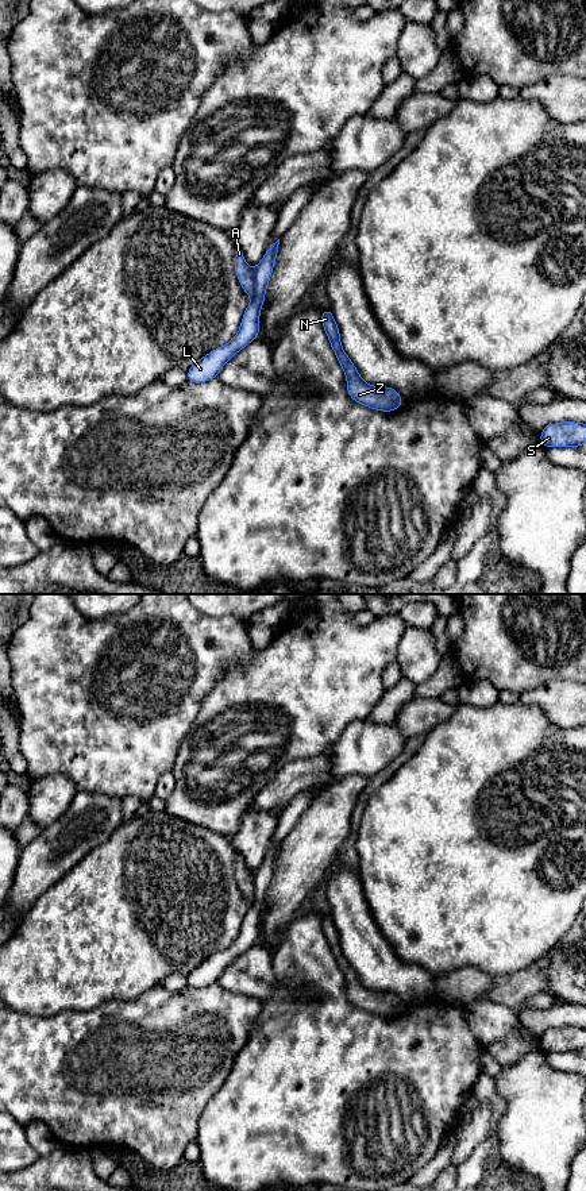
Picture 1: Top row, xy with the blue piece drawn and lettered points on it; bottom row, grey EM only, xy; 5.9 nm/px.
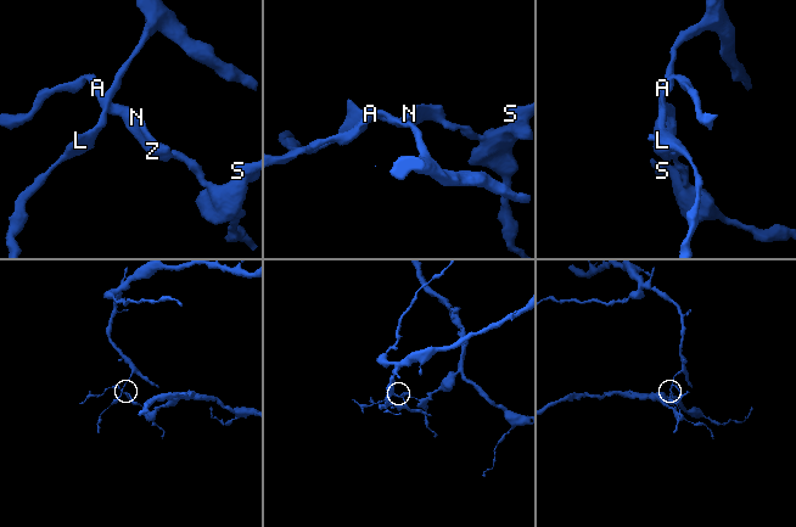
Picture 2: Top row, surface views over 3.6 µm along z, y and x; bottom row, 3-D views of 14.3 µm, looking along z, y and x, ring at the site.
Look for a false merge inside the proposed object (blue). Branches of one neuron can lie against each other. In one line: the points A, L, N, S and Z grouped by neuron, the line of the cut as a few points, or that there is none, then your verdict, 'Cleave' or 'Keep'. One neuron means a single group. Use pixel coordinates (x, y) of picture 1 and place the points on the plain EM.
Groups: A N S Z / L. Split along xy (253, 874), (254, 902), (251, 905). Cleave

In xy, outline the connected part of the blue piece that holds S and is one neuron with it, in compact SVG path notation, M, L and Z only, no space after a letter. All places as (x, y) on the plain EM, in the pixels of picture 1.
M563 1026L547 1030L540 1037L544 1052L579 1052L586 1048L586 1029Z

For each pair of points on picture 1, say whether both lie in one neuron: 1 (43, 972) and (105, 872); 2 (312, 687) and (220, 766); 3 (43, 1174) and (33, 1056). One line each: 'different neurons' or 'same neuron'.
1: same neuron
2: same neuron
3: different neurons

